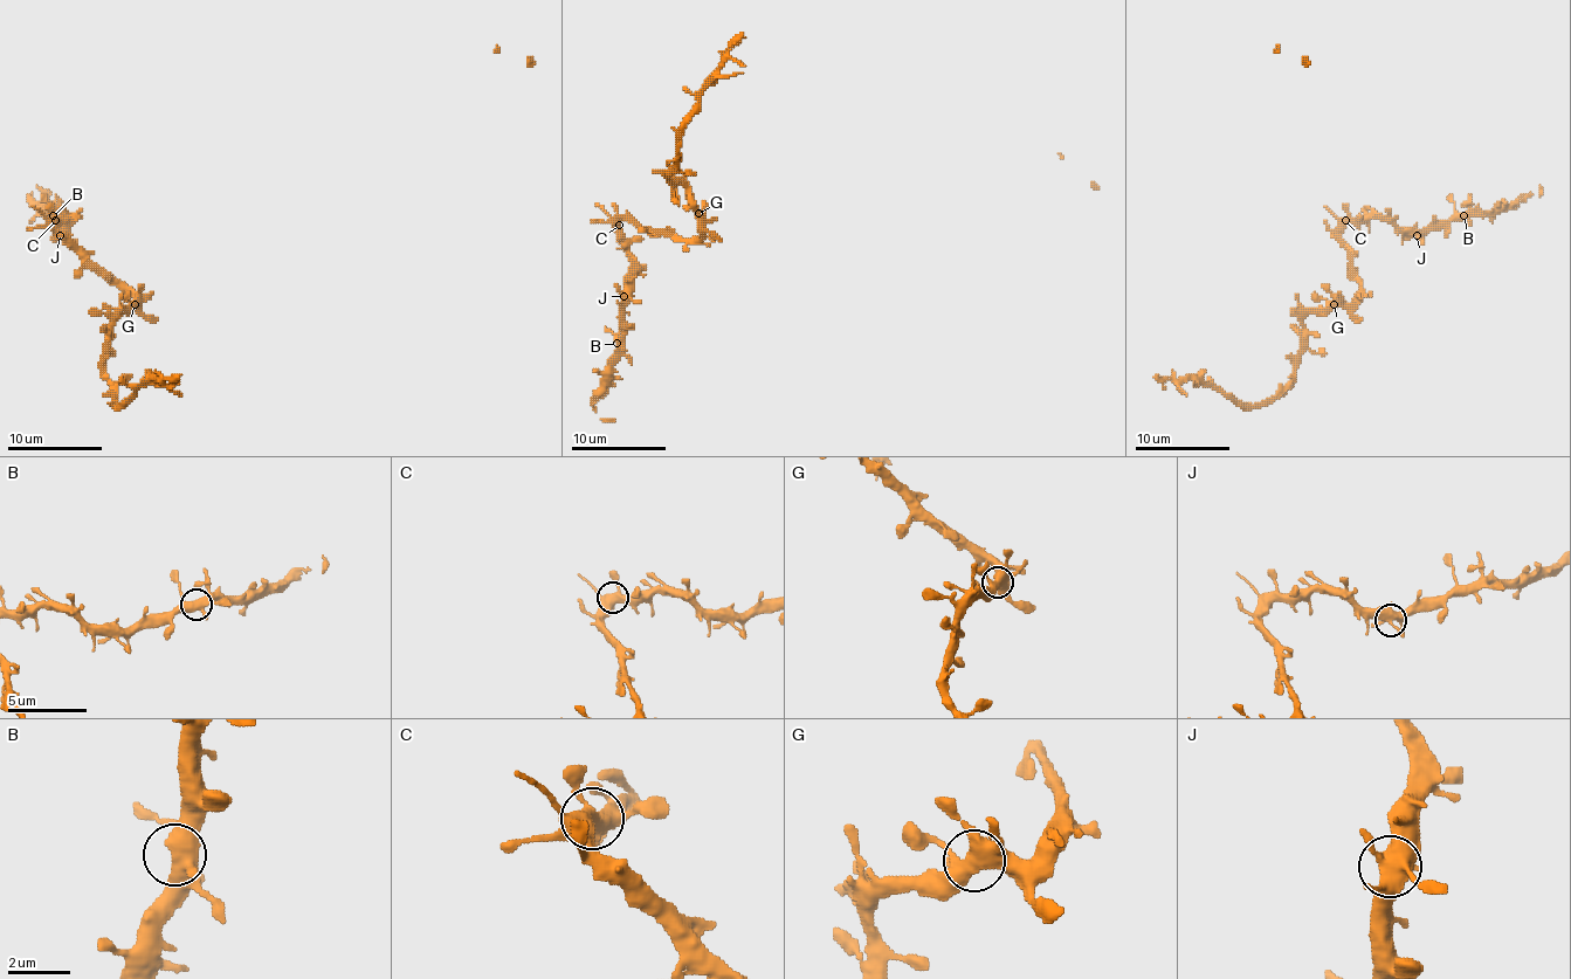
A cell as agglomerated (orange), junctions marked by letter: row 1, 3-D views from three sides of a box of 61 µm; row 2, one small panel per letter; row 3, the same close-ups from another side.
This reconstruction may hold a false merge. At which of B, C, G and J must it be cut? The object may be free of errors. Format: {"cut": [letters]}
{"cut": []}

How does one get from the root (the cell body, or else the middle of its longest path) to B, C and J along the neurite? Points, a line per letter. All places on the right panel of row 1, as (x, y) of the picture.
B: (1338, 291), (1348, 303), (1359, 294), (1341, 240), (1348, 222), (1380, 218), (1433, 231), (1463, 215)
C: (1338, 291), (1348, 303), (1359, 294), (1352, 256), (1341, 240), (1345, 220)
J: (1338, 291), (1348, 303), (1359, 294), (1352, 256), (1341, 240), (1348, 222), (1380, 218), (1417, 235)

